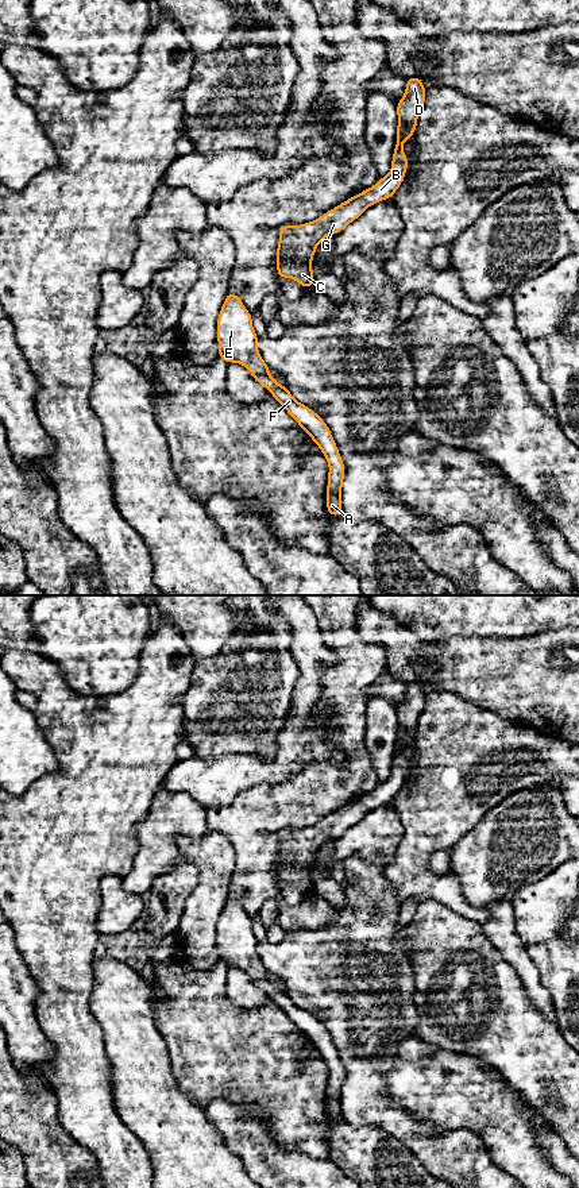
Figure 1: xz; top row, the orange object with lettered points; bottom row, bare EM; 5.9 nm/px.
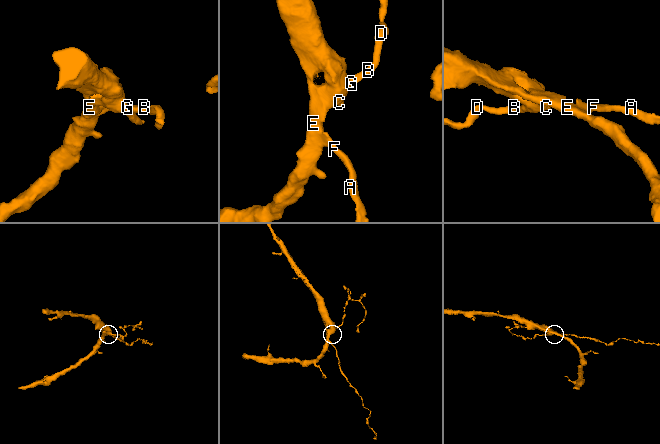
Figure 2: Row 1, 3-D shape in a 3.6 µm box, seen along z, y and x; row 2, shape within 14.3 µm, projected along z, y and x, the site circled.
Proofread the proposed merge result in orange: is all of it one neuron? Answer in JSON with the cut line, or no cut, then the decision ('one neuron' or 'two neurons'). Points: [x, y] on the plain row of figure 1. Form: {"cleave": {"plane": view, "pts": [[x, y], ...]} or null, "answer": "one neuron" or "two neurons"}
{"cleave": null, "answer": "one neuron"}

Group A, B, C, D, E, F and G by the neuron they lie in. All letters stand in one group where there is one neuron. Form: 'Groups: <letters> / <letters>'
Groups: A B C D E F G

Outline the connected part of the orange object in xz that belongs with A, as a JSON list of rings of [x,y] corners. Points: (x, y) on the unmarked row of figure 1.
[[[227,898],[217,923],[217,960],[227,969],[235,967],[244,971],[319,1050],[329,1071],[327,1116],[331,1120],[341,1120],[344,1119],[341,1112],[344,1066],[331,1034],[316,1017],[298,1007],[286,991],[282,991],[269,979],[270,972],[258,956],[258,942],[252,932],[251,918],[243,910],[242,903],[238,899]]]

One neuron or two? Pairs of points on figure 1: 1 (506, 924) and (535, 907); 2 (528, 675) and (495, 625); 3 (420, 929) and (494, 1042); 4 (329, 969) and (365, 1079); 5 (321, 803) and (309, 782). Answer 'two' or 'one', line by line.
1: two
2: two
3: one
4: one
5: one

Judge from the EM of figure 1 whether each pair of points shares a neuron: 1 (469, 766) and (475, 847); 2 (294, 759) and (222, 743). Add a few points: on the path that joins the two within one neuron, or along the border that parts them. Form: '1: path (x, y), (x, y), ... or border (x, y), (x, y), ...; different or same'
1: border (497, 803), (451, 847); different
2: border (282, 724), (269, 760), (243, 753); different

